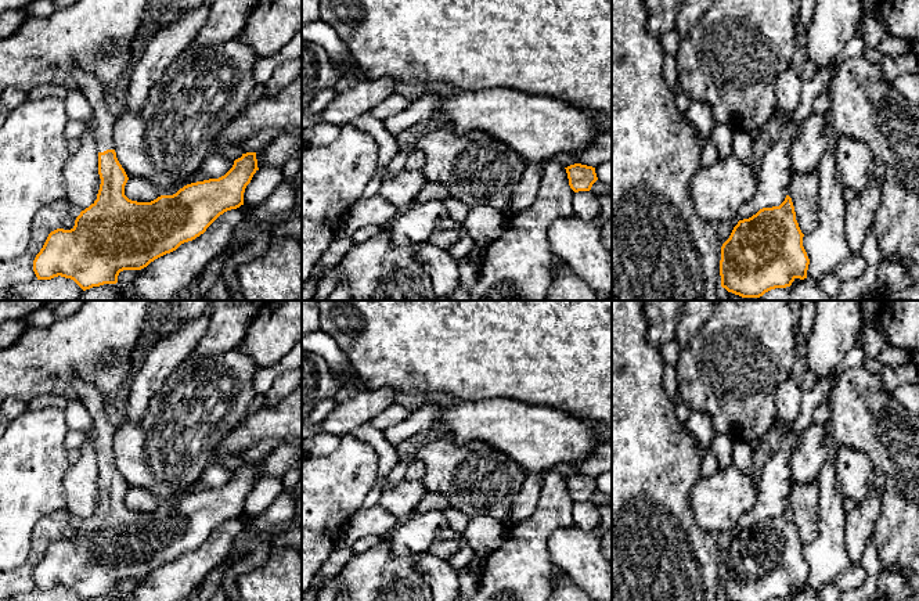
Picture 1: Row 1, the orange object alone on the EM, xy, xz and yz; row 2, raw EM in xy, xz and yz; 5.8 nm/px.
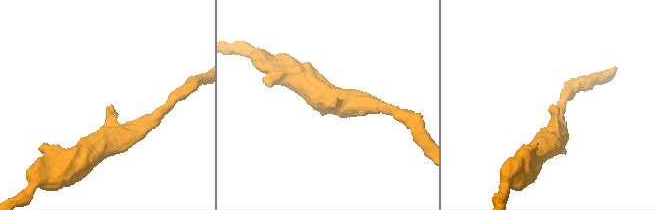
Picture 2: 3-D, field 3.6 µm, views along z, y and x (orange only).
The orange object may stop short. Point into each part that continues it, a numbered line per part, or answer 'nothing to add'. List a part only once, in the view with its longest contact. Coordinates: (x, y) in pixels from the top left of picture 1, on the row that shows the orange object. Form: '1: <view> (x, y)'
1: xy (89, 85)

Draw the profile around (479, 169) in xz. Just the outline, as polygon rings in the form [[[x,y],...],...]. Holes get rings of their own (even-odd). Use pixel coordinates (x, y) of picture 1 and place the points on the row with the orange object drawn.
[[[442,125],[421,134],[412,148],[424,154],[421,172],[428,183],[446,186],[453,198],[469,208],[487,205],[504,215],[511,212],[511,198],[513,190],[522,184],[527,161],[497,137],[480,130],[460,136],[451,125]]]

